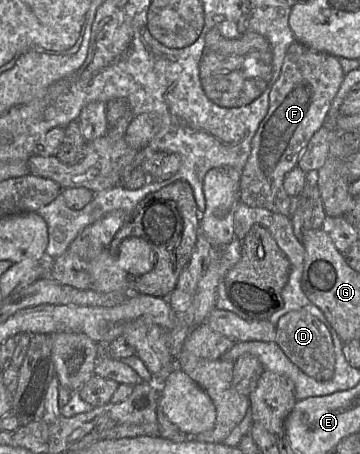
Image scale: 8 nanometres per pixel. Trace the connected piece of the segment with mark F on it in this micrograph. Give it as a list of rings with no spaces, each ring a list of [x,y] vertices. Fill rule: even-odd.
[[[295,40],[288,48],[281,72],[269,94],[269,108],[252,139],[251,152],[241,172],[239,200],[250,207],[265,208],[290,217],[290,197],[283,186],[285,175],[298,166],[308,174],[315,174],[324,164],[334,124],[327,122],[327,113],[343,81],[343,69],[337,57],[310,48]]]

